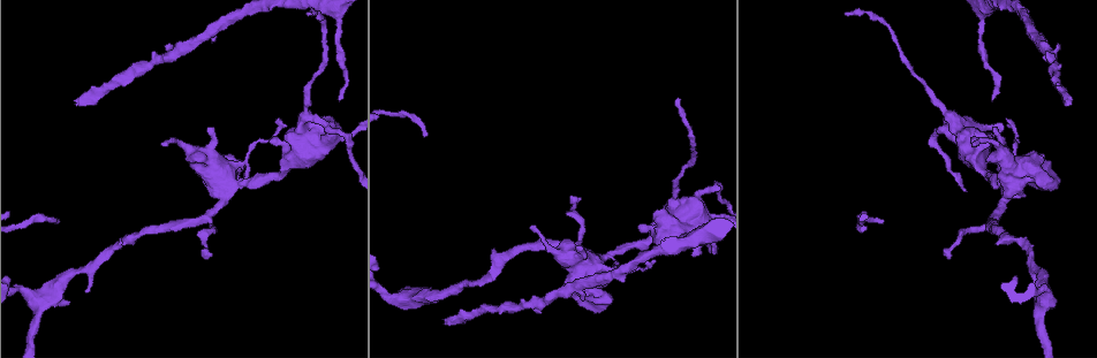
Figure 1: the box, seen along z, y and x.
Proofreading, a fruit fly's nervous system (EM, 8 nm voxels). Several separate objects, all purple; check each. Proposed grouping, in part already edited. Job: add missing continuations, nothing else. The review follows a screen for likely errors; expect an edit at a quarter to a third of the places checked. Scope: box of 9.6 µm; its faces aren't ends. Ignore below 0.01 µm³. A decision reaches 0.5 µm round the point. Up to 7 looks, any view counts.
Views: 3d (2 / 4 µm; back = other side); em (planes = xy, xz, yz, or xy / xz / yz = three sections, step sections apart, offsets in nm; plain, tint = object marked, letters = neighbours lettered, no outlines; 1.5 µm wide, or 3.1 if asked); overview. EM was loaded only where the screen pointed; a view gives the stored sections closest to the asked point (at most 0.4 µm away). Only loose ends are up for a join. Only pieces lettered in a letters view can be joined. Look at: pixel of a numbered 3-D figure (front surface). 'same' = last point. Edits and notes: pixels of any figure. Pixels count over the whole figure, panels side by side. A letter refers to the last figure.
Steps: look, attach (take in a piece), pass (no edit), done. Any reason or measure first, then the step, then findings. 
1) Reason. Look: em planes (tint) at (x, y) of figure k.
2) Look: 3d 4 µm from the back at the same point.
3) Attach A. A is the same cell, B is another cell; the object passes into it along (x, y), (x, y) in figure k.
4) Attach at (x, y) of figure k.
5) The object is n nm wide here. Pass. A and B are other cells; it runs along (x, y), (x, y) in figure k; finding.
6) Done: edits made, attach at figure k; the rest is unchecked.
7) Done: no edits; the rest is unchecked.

Tapers out. Look: 3d 2 µm at (993, 98) of figure 1.

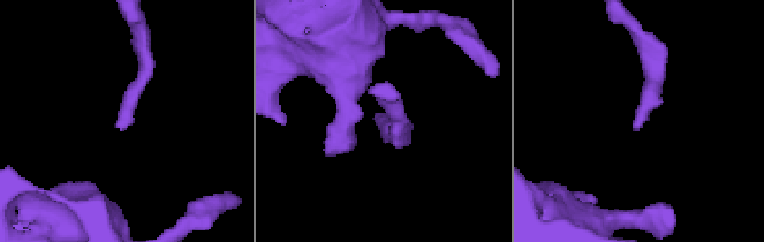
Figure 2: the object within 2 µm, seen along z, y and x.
Need the tissue. Look: em planes (plain) at (120, 126) of figure 2.

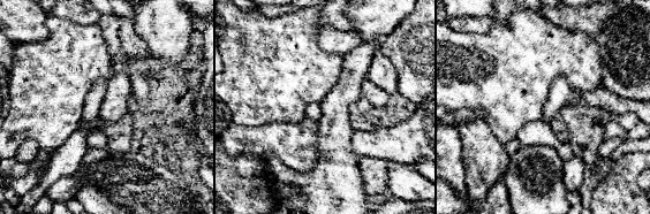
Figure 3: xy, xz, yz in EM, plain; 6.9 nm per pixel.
Look: em planes (letters) at the same point.

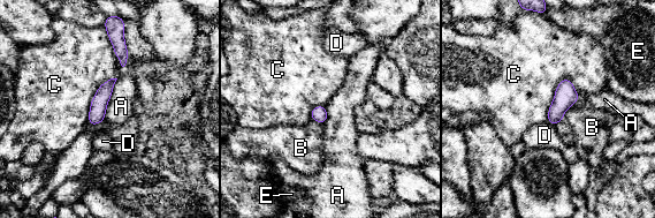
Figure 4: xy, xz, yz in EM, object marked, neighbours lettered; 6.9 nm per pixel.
The longest contact is with C, 340 nm. Pass. A, B, C, D and E are other cells; a border runs along (568, 77), (558, 83), (546, 121) in figure 4; none of them fits.

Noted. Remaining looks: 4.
Tapers out. Look: 3d 2 µm at (946, 253) of figure 1.

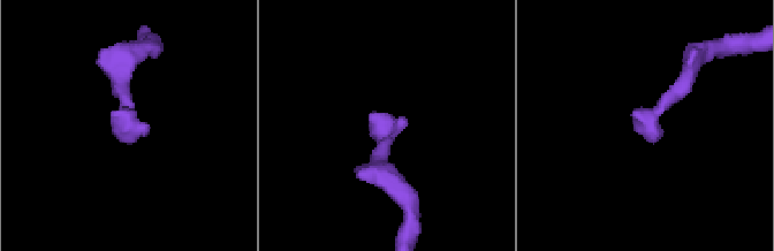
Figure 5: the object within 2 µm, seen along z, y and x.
Look: em planes (letters) at (647, 130) of figure 5.

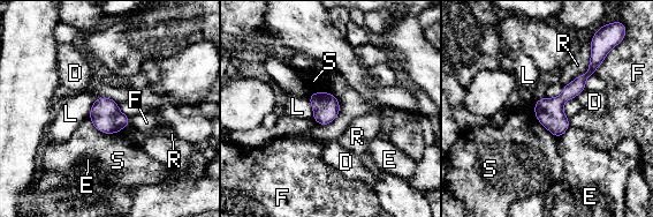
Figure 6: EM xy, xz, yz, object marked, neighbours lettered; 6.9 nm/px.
Pass. D, E, F, L, R and S are other cells; a border runs along (533, 111), (537, 119), (557, 137) in figure 6; none of them fits.

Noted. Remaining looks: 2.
Branch stops here. Look: em planes (letters) at (444, 322) of figure 1.

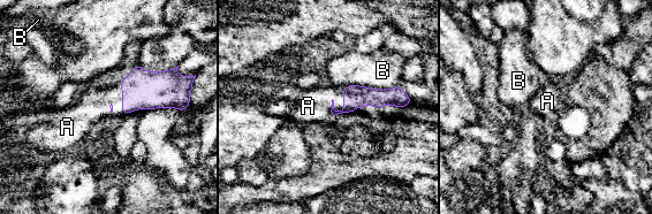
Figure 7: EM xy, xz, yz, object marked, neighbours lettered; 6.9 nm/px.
Attach A. A is the same cell, B is another cell; the object passes into it along (354, 96), (351, 112), (317, 102) in figure 7; it goes on there.

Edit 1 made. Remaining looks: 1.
Done: edits made, attach at figure 7; the rest is unchecked.

